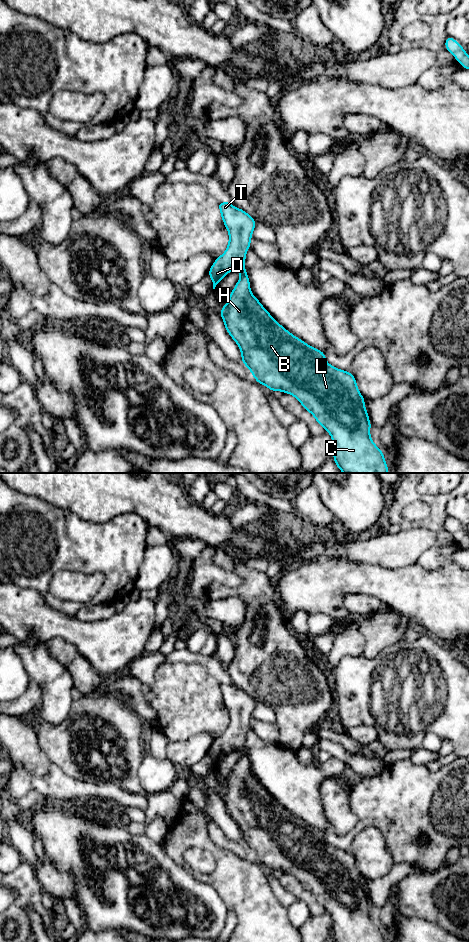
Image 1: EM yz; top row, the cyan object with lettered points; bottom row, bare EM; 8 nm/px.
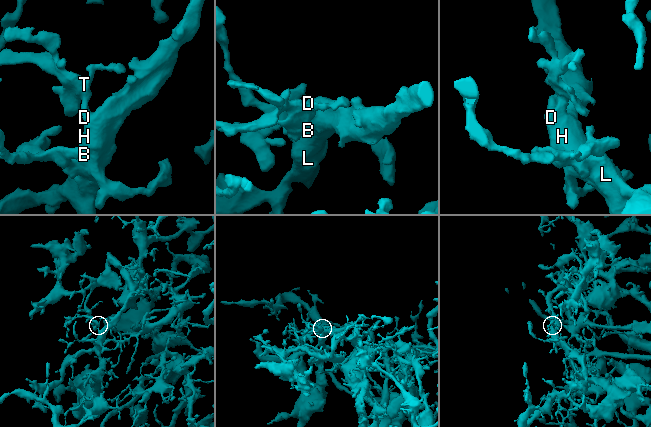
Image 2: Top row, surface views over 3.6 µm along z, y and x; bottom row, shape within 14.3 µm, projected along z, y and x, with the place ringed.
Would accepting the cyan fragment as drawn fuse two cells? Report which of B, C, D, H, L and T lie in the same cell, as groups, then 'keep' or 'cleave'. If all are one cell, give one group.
B C D H L T | keep

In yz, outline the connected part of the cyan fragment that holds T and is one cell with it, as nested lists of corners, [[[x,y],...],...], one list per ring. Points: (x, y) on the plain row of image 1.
[[[229,682],[218,683],[224,705],[229,712],[226,731],[209,750],[213,769],[233,750],[240,752],[240,760],[229,775],[228,783],[221,788],[225,808],[238,824],[242,842],[252,856],[271,871],[293,875],[331,915],[335,942],[385,942],[384,935],[370,917],[371,903],[355,857],[327,843],[325,834],[292,815],[277,803],[250,771],[245,750],[245,737],[255,708],[255,699]]]

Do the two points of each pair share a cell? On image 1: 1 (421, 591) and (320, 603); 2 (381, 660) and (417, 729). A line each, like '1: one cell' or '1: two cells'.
1: one cell
2: one cell

